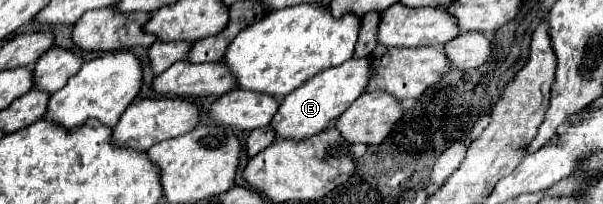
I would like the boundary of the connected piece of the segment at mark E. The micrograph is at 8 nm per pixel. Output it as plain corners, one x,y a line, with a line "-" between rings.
350,58
344,64
338,64
336,68
328,68
320,74
316,74
312,80
308,80
302,88
290,92
278,108
278,114
272,120
272,126
278,134
278,138
294,138
302,140
308,136
314,136
316,132
322,132
336,124
336,118
356,100
364,94
368,80
372,78
372,66
366,58

